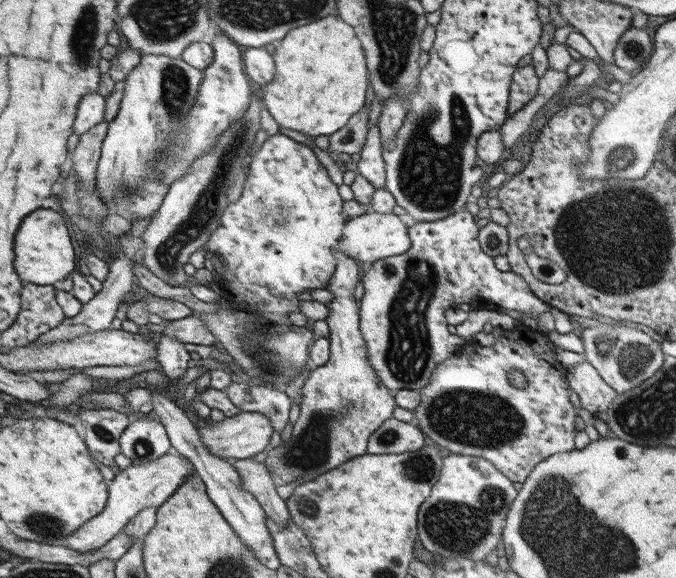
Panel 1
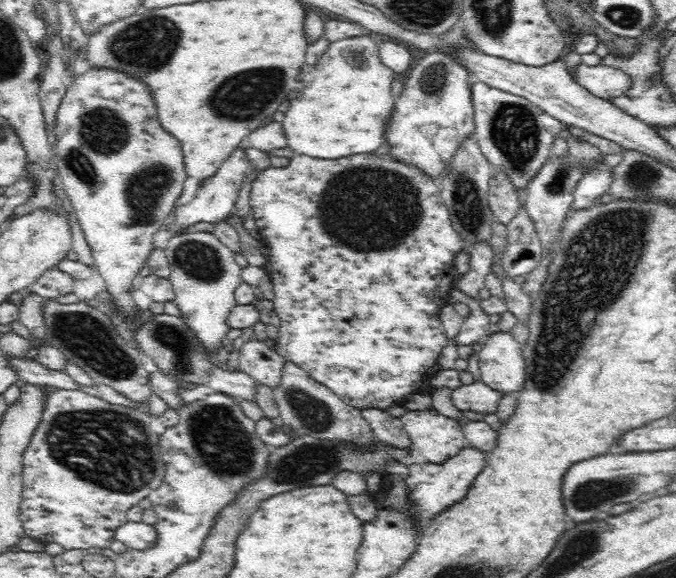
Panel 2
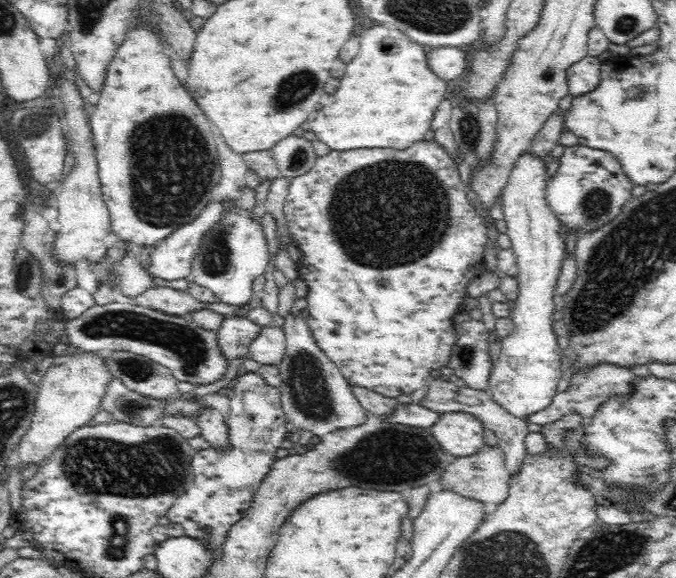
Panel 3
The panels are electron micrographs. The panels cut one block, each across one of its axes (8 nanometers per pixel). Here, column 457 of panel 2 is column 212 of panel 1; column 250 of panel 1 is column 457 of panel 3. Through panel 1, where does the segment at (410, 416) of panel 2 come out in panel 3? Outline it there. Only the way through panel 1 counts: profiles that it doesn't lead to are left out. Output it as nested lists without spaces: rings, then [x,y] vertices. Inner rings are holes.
[[[444,412],[426,429],[438,443],[440,454],[454,458],[470,456],[484,444],[481,422],[465,412]]]

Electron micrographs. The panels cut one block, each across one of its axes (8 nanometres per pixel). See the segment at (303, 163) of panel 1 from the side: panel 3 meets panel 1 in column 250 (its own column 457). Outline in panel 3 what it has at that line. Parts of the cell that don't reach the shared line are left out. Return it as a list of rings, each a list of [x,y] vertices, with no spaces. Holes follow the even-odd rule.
[[[421,140],[402,150],[383,148],[326,152],[314,158],[310,170],[302,172],[300,176],[292,176],[289,181],[282,211],[286,219],[288,236],[298,249],[298,276],[308,286],[308,292],[304,297],[308,316],[303,317],[303,320],[319,351],[322,351],[328,362],[334,364],[334,368],[340,371],[340,375],[351,387],[360,387],[385,397],[396,398],[402,394],[410,395],[420,388],[432,389],[438,386],[438,382],[445,378],[442,370],[448,367],[451,352],[457,342],[453,316],[467,311],[464,305],[466,280],[472,271],[480,269],[484,264],[484,250],[488,242],[486,224],[468,202],[457,164],[454,164],[439,145]]]

